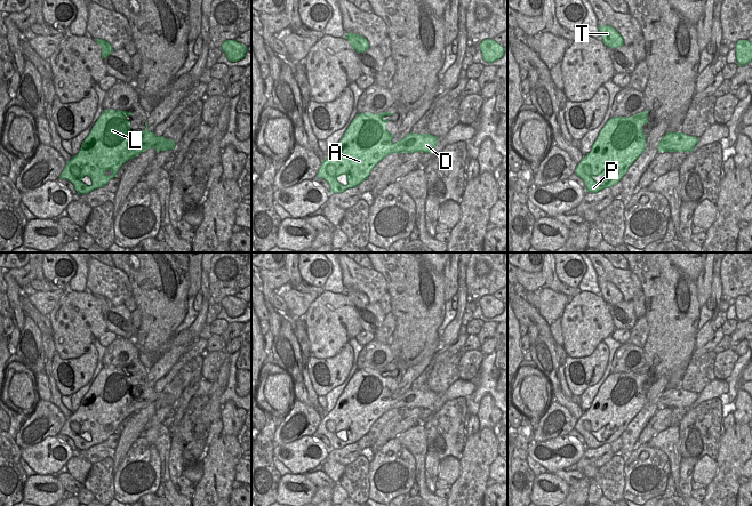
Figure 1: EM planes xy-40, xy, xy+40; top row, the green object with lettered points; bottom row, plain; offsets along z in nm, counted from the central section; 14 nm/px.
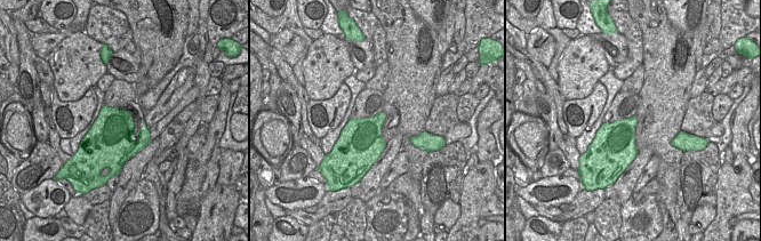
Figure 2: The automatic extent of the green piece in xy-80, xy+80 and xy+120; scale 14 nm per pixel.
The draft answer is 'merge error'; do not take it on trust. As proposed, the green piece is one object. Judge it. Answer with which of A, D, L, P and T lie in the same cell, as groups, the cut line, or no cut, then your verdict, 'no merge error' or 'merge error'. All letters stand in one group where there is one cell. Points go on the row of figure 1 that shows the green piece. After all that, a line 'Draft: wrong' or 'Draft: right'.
A D L P T | no cut | no merge error
Draft: wrong

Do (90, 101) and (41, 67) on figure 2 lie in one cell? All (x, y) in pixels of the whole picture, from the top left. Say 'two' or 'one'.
one

